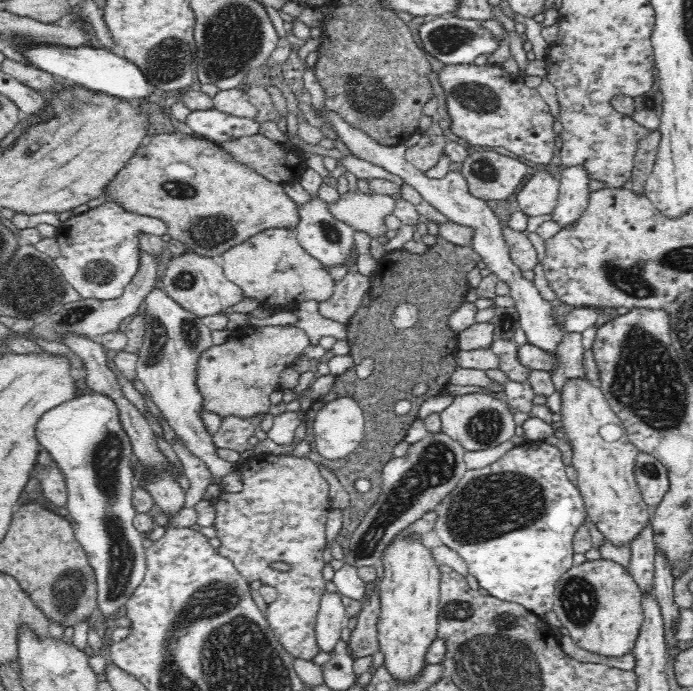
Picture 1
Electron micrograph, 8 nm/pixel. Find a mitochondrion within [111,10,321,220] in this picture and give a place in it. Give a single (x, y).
(167, 60)

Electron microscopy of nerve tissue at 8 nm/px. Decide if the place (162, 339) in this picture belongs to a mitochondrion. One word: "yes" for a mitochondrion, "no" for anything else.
yes

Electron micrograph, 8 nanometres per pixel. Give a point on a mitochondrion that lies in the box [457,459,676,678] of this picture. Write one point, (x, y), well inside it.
(579, 599)

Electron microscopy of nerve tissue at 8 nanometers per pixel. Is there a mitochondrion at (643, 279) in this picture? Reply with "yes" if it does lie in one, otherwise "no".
yes

